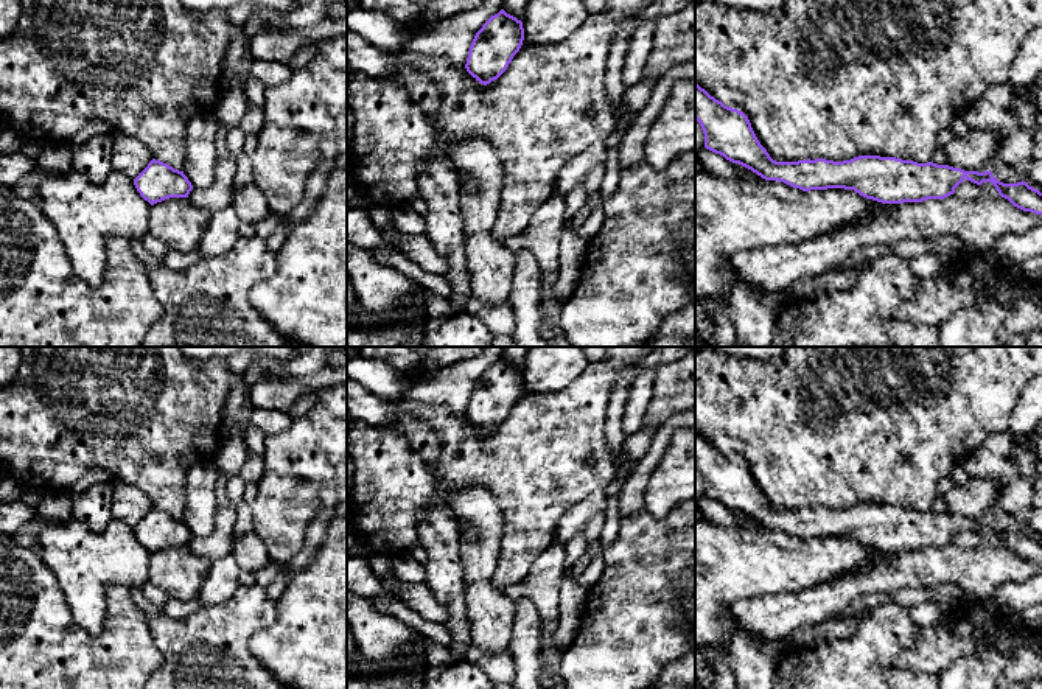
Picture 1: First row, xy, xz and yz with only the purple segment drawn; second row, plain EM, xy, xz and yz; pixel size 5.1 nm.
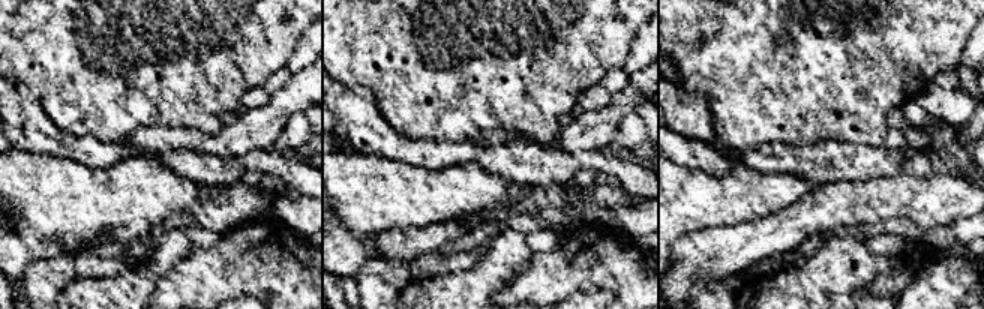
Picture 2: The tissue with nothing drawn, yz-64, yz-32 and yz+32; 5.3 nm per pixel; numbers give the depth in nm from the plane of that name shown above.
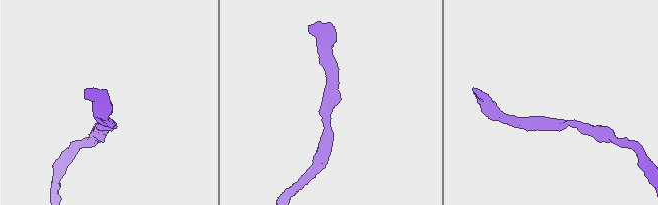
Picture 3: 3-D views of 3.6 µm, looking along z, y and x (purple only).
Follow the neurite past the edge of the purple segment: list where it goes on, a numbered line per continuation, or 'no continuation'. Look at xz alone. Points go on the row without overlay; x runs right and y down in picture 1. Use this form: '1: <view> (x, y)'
no continuation

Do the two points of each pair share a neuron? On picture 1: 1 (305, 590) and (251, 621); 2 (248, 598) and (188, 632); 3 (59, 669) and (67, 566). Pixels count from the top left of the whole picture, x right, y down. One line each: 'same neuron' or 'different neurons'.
1: different neurons
2: same neuron
3: different neurons

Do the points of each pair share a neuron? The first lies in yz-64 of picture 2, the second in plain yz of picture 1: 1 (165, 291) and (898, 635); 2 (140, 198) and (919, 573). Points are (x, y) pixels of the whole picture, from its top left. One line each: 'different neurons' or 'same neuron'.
1: different neurons
2: different neurons

